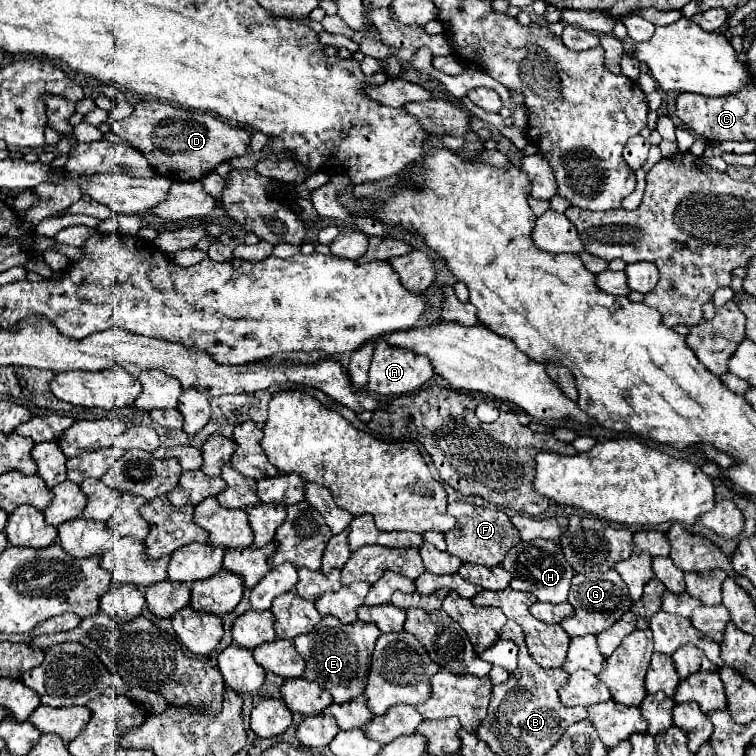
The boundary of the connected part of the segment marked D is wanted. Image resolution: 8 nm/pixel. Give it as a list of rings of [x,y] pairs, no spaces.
[[[141,99],[131,117],[115,121],[111,131],[139,149],[153,169],[171,181],[197,181],[217,169],[219,163],[241,157],[249,151],[251,133],[233,127],[211,113],[195,109],[179,109],[171,103]]]

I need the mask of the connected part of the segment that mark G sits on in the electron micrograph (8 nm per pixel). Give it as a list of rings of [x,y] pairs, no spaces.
[[[609,569],[605,573],[577,573],[571,579],[571,591],[569,591],[569,603],[575,609],[575,615],[561,621],[561,627],[571,635],[599,635],[601,631],[609,629],[623,613],[631,609],[631,599],[625,581],[621,581],[619,573],[615,569]]]

